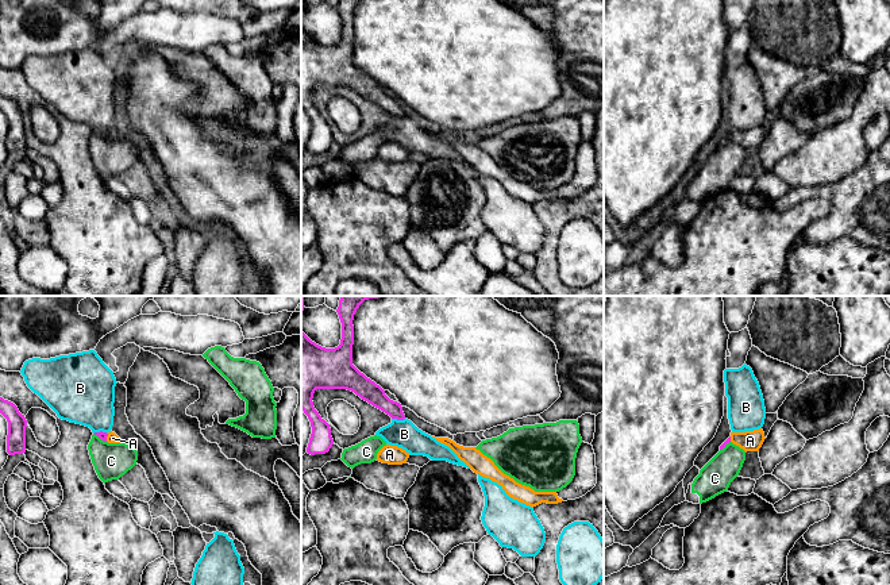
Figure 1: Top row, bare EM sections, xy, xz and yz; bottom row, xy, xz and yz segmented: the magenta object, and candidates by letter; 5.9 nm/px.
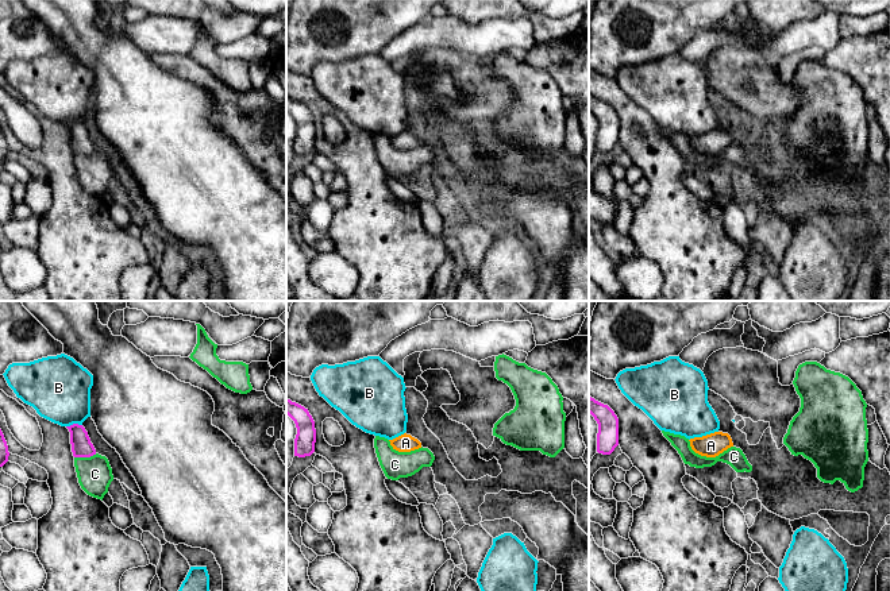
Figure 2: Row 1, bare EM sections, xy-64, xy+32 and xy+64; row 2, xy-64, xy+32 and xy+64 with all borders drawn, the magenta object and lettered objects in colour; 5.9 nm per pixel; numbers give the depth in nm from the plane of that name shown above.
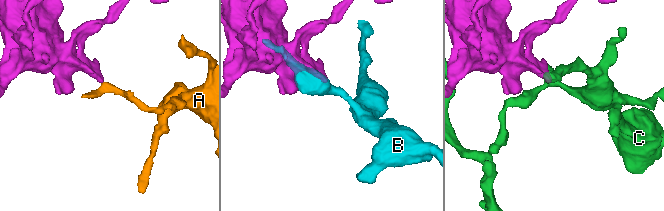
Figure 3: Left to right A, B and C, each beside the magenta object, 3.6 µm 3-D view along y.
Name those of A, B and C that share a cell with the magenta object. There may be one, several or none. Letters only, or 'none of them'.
none of them

